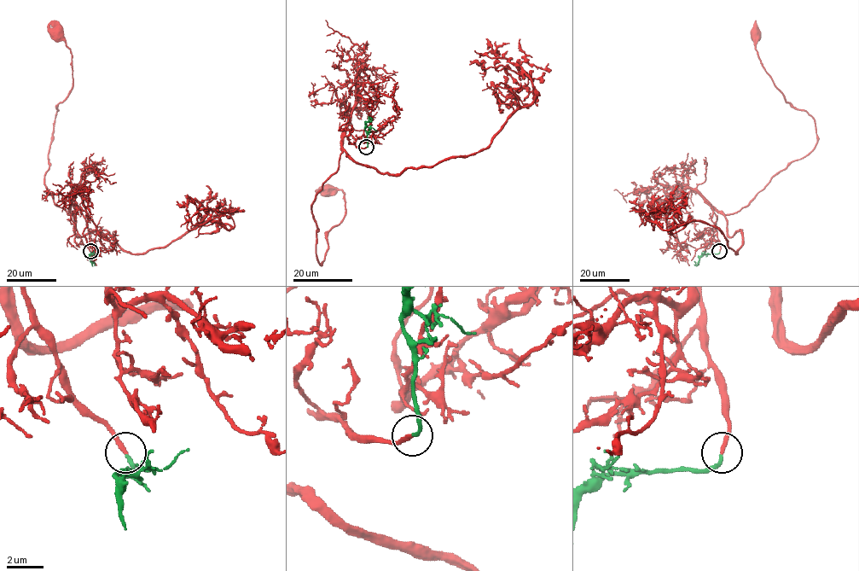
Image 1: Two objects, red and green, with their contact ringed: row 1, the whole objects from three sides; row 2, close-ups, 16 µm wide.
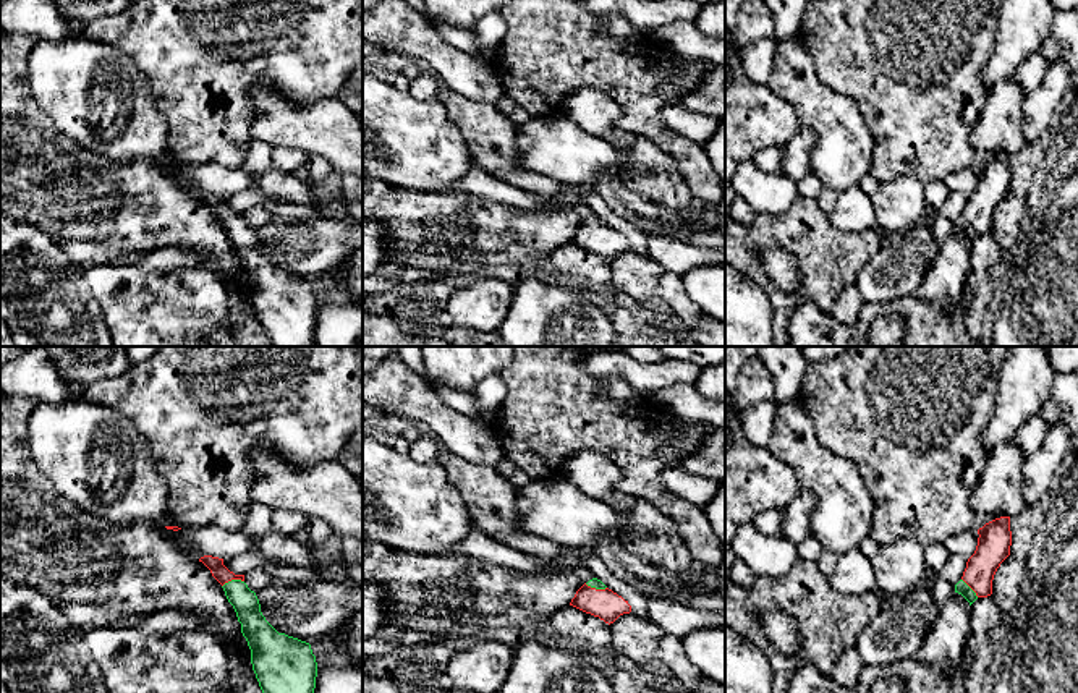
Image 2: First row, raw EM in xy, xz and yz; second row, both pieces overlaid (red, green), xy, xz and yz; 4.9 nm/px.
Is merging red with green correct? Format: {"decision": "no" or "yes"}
{"decision": "yes"}

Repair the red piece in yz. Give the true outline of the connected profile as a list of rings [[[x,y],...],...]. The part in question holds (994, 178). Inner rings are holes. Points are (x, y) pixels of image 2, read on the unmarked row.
[[[1000,154],[978,167],[978,183],[968,196],[955,230],[961,232],[970,243],[978,235],[992,232],[992,217],[1000,201],[1010,193],[1012,168],[1010,154]]]

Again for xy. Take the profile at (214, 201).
[[[204,193],[199,196],[222,222],[228,240],[233,243],[241,270],[251,287],[251,301],[259,324],[274,346],[314,346],[314,325],[317,300],[311,282],[298,275],[278,270],[262,253],[254,228],[244,220],[244,212],[235,212],[223,202],[223,196]]]

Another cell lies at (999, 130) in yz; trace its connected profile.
[[[1016,76],[997,83],[987,92],[971,134],[978,167],[1000,154],[1013,155],[1025,146],[1023,97]]]

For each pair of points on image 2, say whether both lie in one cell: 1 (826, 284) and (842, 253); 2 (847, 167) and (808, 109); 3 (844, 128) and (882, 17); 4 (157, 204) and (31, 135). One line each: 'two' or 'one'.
1: one
2: one
3: two
4: one

